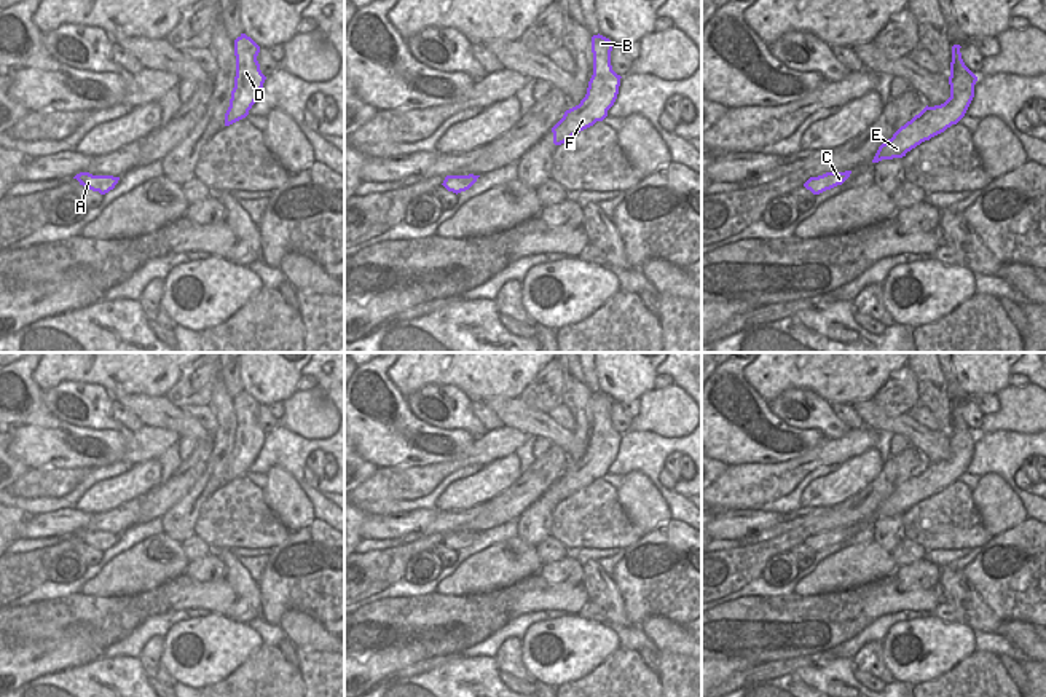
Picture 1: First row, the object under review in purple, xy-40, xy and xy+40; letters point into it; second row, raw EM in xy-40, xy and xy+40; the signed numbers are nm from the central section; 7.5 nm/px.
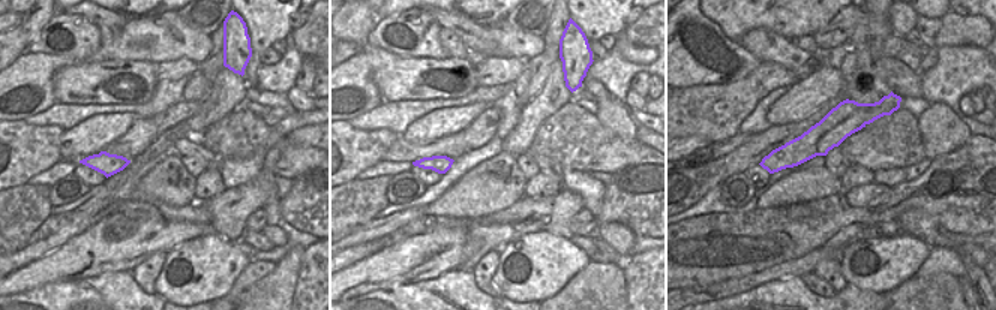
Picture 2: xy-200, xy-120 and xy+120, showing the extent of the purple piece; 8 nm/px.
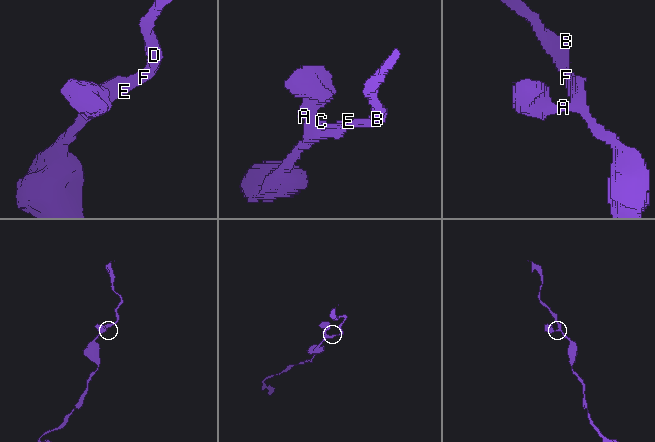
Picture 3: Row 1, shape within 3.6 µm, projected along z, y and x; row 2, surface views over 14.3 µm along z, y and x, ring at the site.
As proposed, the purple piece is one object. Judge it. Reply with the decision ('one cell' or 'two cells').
one cell

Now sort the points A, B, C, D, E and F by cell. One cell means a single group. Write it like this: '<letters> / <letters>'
A B C D E F

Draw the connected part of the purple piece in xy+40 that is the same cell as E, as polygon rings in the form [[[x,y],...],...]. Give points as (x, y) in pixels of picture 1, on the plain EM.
[[[960,402],[952,404],[950,455],[941,463],[926,463],[918,472],[901,483],[891,496],[879,504],[872,520],[902,515],[907,509],[944,490],[965,474],[974,455],[977,434],[965,423],[960,405]]]

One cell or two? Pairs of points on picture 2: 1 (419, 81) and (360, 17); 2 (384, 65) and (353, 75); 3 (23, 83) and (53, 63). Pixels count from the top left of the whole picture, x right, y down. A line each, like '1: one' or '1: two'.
1: one
2: two
3: one

